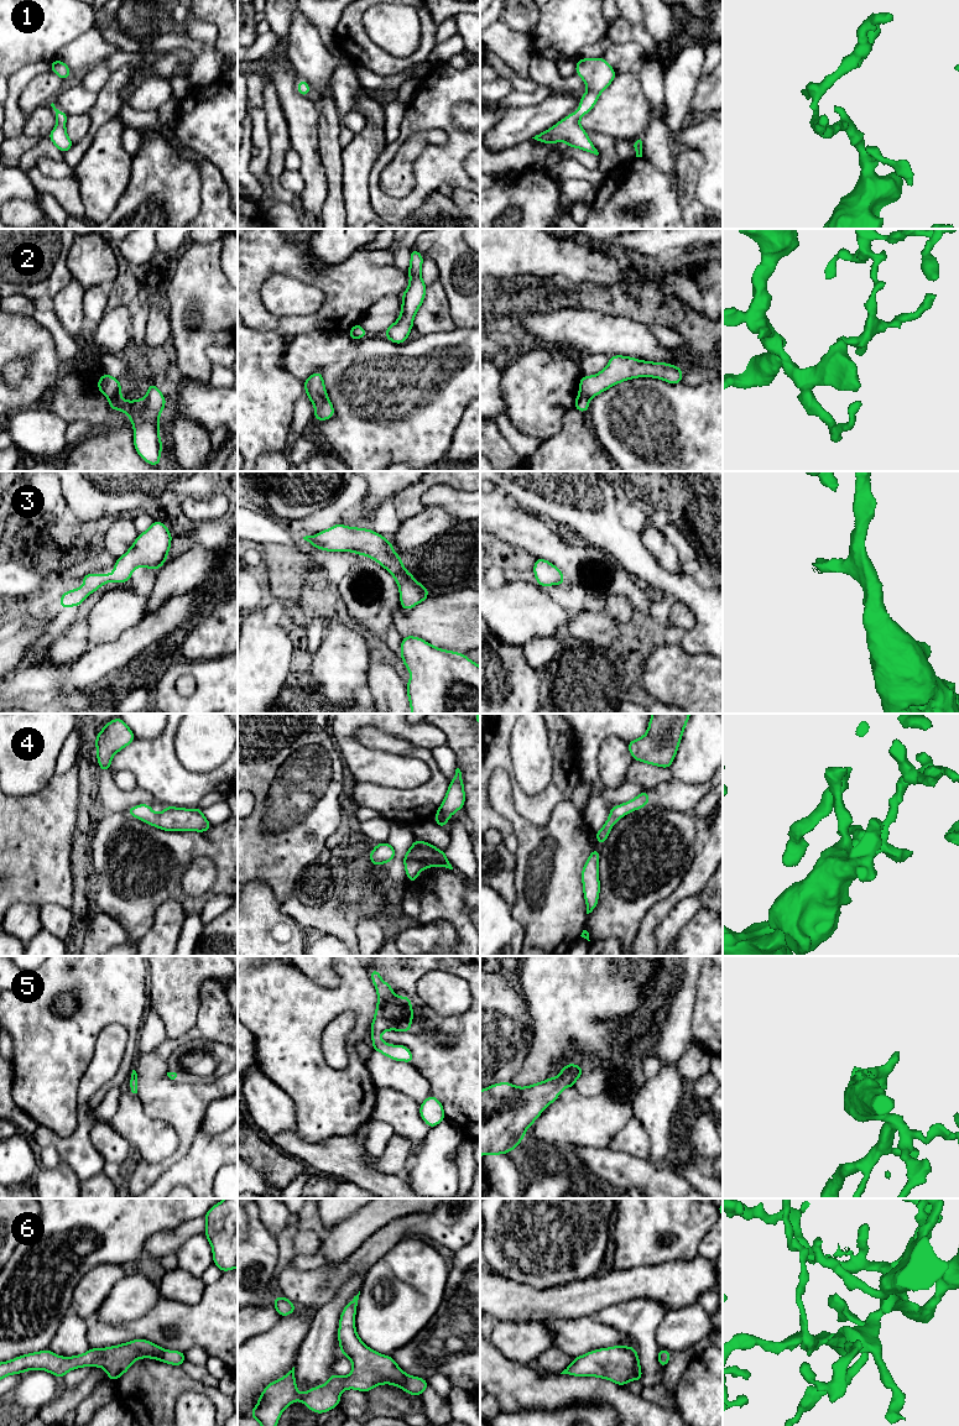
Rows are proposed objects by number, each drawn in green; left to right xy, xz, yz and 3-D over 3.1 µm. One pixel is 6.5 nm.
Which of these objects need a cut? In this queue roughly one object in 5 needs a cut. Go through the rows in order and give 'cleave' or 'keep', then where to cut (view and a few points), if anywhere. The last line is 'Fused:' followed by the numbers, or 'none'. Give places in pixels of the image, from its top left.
1: keep; cut none
2: cleave; cut xy (120, 393), (109, 398)
3: keep; cut none
4: keep; cut none
5: keep; cut none
6: keep; cut none
Fused: 2

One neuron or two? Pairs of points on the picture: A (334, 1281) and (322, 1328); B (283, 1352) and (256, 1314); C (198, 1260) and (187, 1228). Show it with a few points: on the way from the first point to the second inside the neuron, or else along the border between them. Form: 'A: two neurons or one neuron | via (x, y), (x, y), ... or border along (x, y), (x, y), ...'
A: two neurons | border along (348, 1279), (338, 1293), (318, 1309)
B: two neurons | border along (281, 1317), (271, 1327), (250, 1338)
C: two neurons | border along (203, 1232), (193, 1234), (175, 1253)

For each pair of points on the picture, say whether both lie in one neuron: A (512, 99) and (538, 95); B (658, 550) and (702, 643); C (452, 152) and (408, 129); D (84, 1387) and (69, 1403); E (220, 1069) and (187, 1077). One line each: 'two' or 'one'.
A: one
B: two
C: one
D: one
E: one

